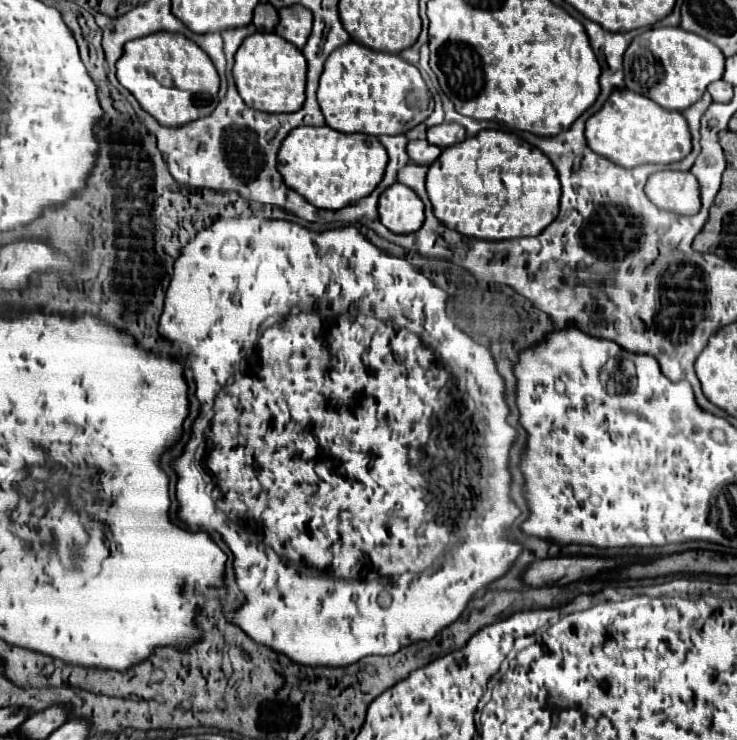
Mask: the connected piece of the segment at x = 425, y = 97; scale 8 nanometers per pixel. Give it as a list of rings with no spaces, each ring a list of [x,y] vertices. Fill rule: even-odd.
[[[348,42],[328,56],[320,76],[318,104],[330,128],[344,134],[360,132],[372,136],[380,136],[378,132],[388,130],[394,130],[388,134],[400,134],[400,130],[408,132],[434,110],[434,98],[416,66],[398,54],[376,52],[356,42]]]

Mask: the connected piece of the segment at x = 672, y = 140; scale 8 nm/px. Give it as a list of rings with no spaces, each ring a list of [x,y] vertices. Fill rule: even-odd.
[[[626,88],[610,94],[602,110],[586,120],[588,146],[622,168],[636,168],[642,164],[672,164],[684,160],[690,150],[688,122],[680,112],[668,112],[650,98]]]

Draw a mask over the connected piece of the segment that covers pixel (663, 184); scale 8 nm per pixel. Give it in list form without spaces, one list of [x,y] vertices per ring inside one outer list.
[[[656,172],[648,178],[646,194],[658,208],[676,214],[696,214],[702,206],[700,184],[692,172]]]

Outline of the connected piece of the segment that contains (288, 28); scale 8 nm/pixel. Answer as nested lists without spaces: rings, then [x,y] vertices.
[[[300,4],[286,6],[280,10],[280,22],[276,26],[276,34],[284,40],[292,42],[296,48],[302,48],[312,30],[312,12]]]

